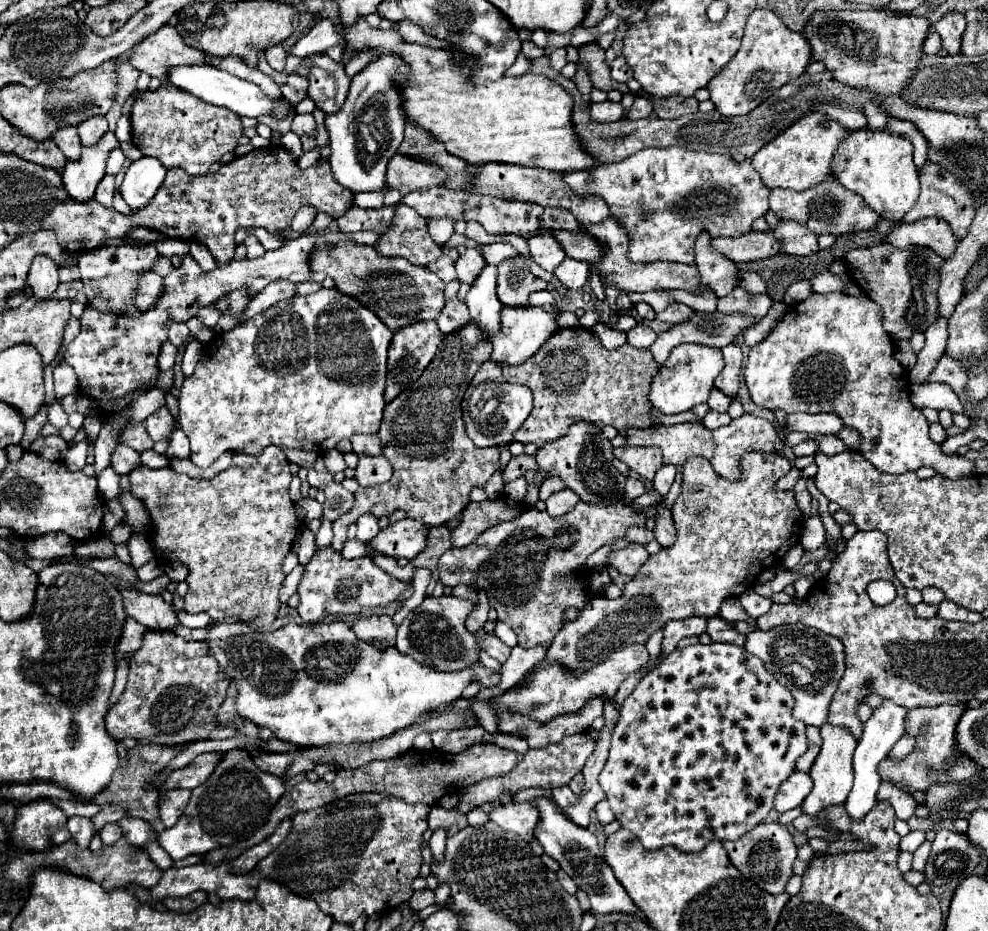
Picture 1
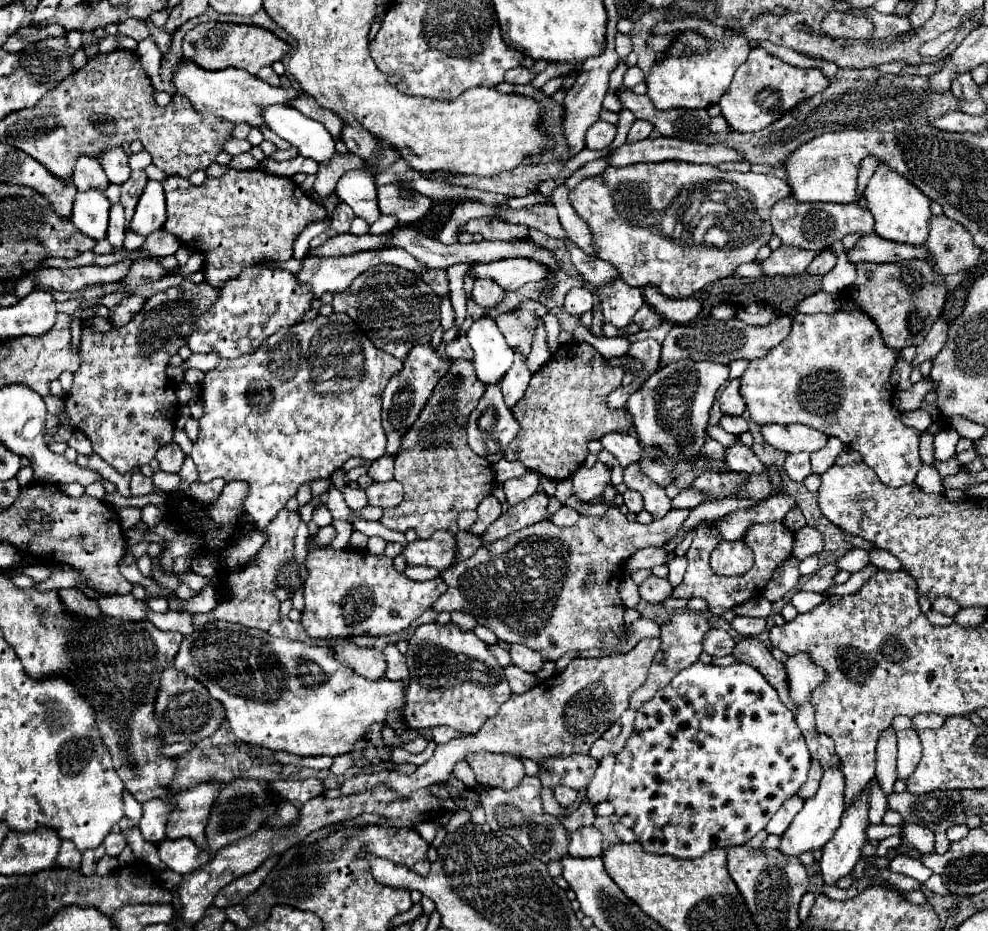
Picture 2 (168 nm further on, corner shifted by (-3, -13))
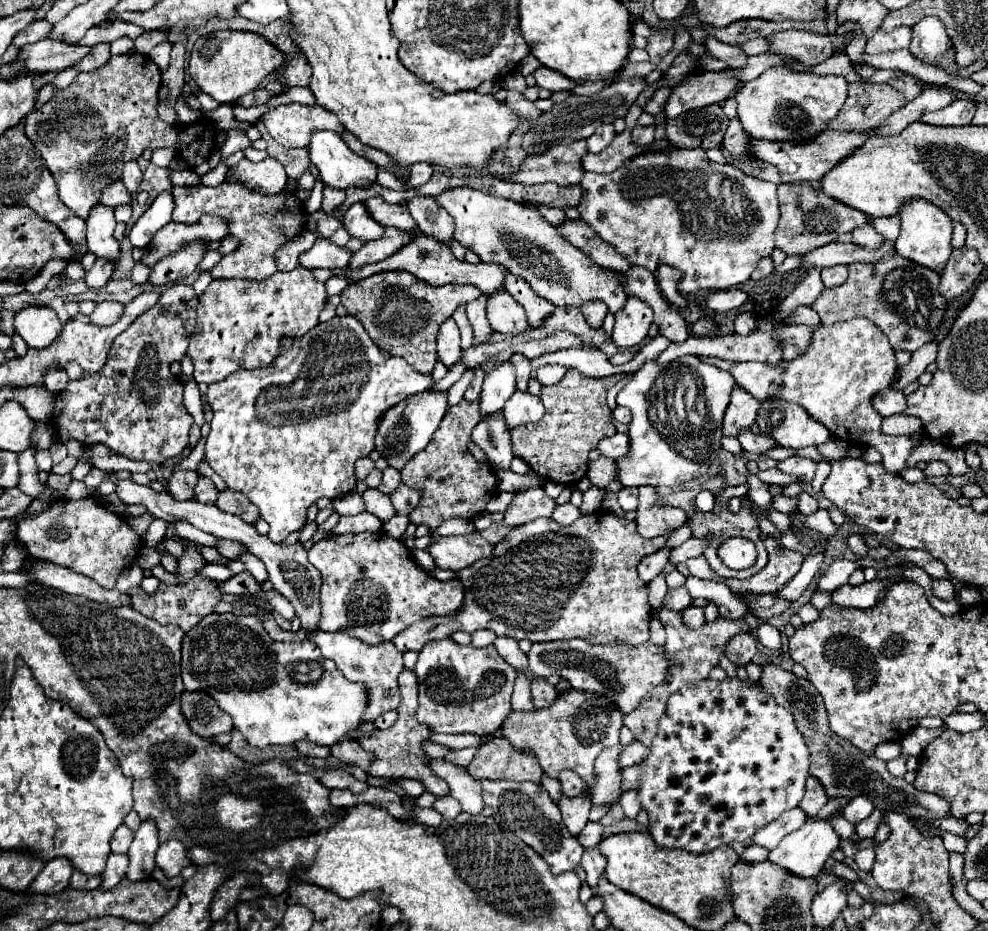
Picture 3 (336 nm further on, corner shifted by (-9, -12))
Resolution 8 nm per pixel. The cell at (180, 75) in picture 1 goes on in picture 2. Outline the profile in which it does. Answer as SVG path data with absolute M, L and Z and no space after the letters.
M274 105L264 111L264 121L270 131L286 139L292 147L298 149L302 157L310 157L320 165L328 165L336 155L334 139L326 127L294 107Z

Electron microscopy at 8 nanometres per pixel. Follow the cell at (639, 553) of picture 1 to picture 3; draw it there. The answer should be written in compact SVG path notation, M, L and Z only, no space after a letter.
M680 586L680 588L670 588L668 594L666 594L666 598L664 598L664 608L680 612L680 610L688 608L690 602L692 602L692 598L690 598L690 594L688 594L688 590L686 590L684 586Z

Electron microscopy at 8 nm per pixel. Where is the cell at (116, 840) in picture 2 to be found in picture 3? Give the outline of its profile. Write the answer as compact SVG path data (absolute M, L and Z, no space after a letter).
M122 824L122 826L116 830L116 834L114 834L112 842L110 842L110 844L112 844L112 852L114 852L114 854L126 854L132 838L134 838L134 832L132 832L126 824Z

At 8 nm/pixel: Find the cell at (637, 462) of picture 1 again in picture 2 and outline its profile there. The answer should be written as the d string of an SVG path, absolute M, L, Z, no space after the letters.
M634 463L634 491L642 493L644 509L654 519L662 519L672 509L670 499L666 497L664 489L660 485L656 485L652 479L646 479L646 475L642 475L642 471L638 471L638 463Z

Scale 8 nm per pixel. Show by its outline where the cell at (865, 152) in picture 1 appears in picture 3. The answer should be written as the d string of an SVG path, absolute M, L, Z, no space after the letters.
M916 198L900 206L900 234L894 244L900 256L918 262L922 266L928 266L934 272L940 272L946 266L946 260L952 250L950 238L952 238L952 220L938 206L932 206L932 202L924 198Z

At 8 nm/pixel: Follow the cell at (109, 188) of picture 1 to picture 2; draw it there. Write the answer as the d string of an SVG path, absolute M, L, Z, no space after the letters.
M112 205L112 211L110 211L110 225L108 225L108 241L112 245L112 251L120 251L124 249L124 209L122 205Z

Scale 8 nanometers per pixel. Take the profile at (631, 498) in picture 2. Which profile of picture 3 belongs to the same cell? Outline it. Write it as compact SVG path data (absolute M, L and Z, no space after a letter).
M624 488L622 492L618 492L618 502L620 502L624 512L636 510L636 506L638 506L638 488Z

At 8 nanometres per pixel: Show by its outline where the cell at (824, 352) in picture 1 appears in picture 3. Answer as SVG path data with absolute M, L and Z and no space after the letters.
M854 318L848 322L834 322L832 326L812 326L812 342L808 350L794 360L784 360L780 362L780 366L768 366L764 362L740 362L730 368L730 374L734 376L736 384L752 394L756 400L764 402L768 398L784 398L786 402L802 406L812 418L824 424L834 438L840 438L858 448L876 448L882 454L882 466L888 470L888 474L900 474L908 468L906 462L918 442L912 436L884 434L880 428L882 416L876 414L876 410L872 408L872 398L892 384L896 370L898 366L894 360L894 350L888 344L886 334L878 326L872 326L872 322L868 322L866 318Z

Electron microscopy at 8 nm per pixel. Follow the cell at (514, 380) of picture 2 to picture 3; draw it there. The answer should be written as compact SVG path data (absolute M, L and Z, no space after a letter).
M516 390L504 406L504 418L510 428L536 422L542 418L542 414L544 414L544 406L540 398L532 396L530 392L522 392L522 390Z

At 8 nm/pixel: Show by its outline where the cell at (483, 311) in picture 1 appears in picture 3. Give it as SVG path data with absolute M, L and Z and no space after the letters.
M510 360L496 362L492 372L488 372L482 392L480 392L480 412L482 416L494 414L504 408L504 402L516 390L516 370Z

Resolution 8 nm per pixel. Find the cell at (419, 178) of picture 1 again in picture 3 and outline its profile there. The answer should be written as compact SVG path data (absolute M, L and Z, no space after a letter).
M374 196L366 200L370 216L380 222L382 226L392 226L398 230L416 230L416 220L412 214L408 214L408 208L404 204L390 204L382 196Z

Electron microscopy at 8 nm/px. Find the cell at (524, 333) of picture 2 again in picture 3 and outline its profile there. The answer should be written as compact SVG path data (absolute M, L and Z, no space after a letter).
M516 352L512 354L512 364L516 368L516 388L518 390L526 390L528 388L528 380L530 380L530 372L532 372L532 366L530 366L530 360Z

